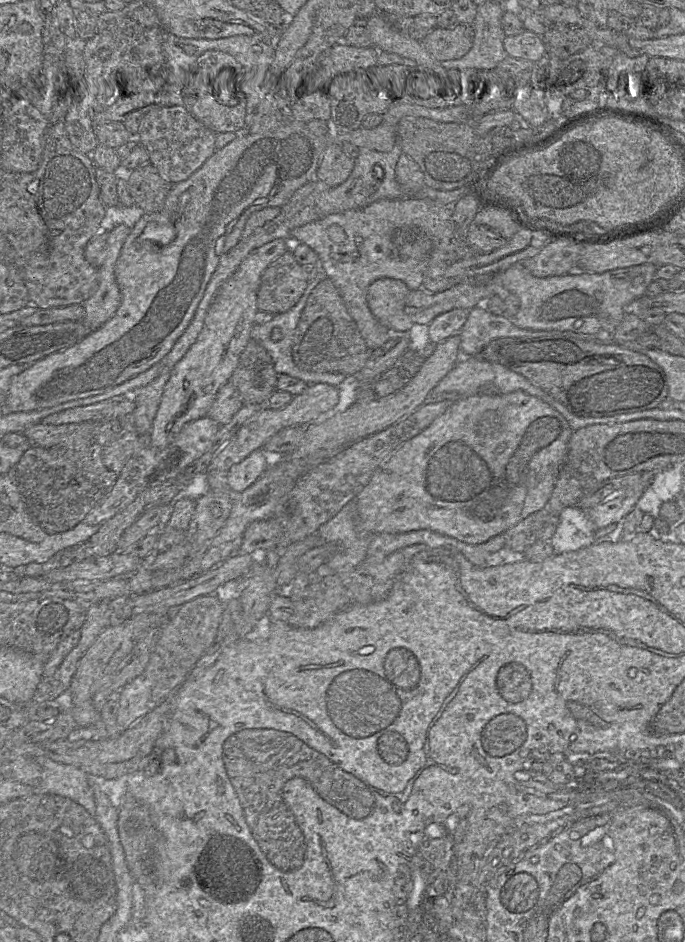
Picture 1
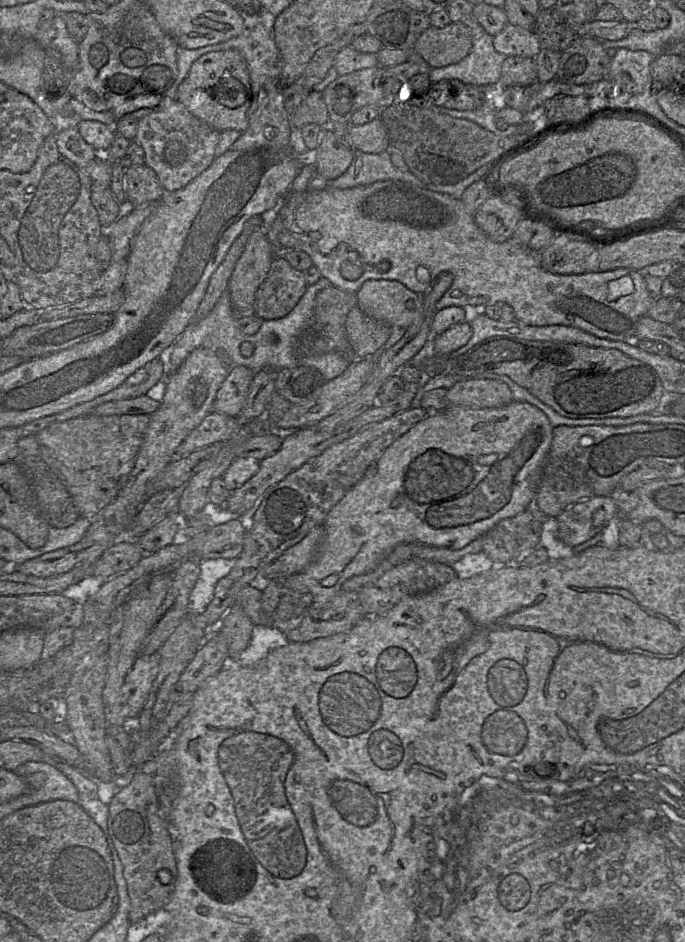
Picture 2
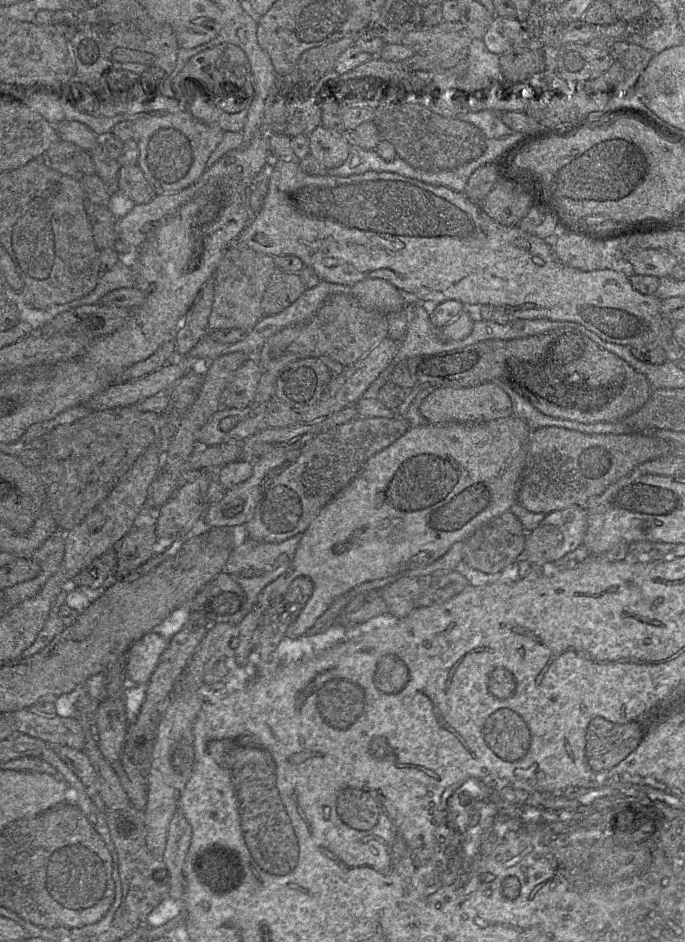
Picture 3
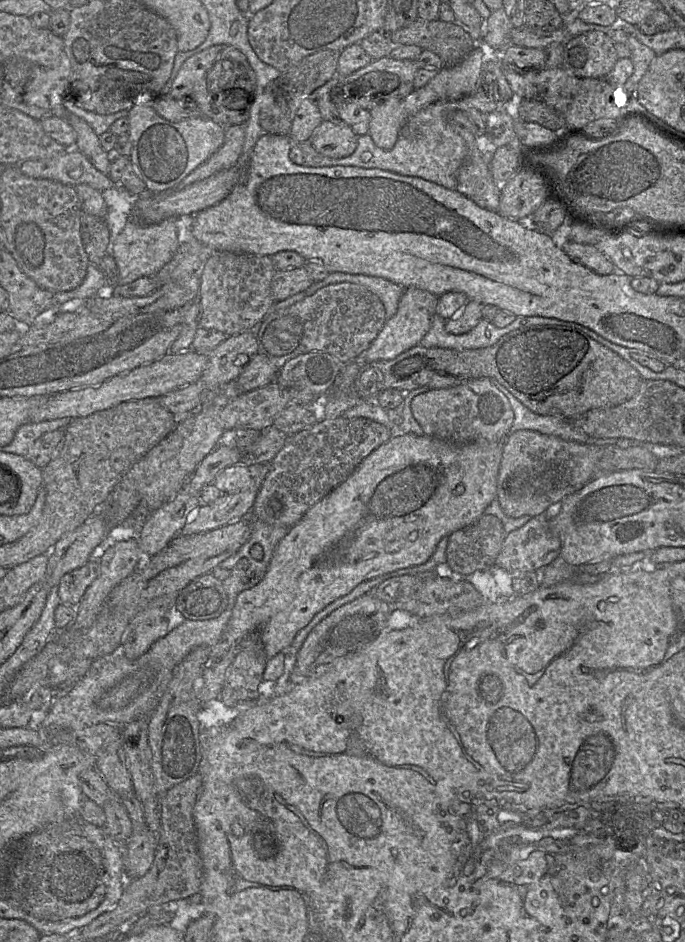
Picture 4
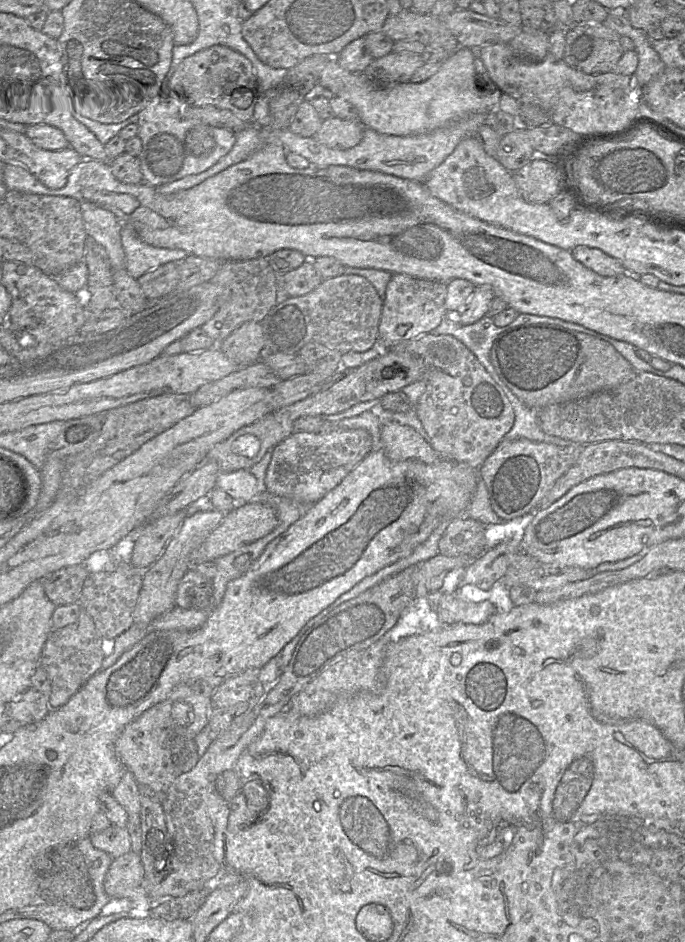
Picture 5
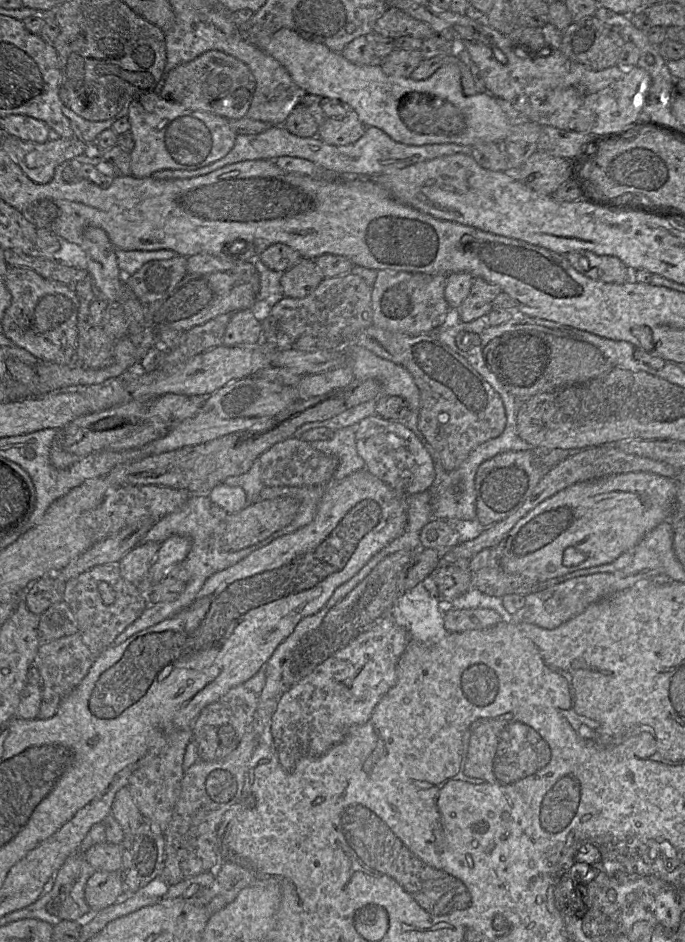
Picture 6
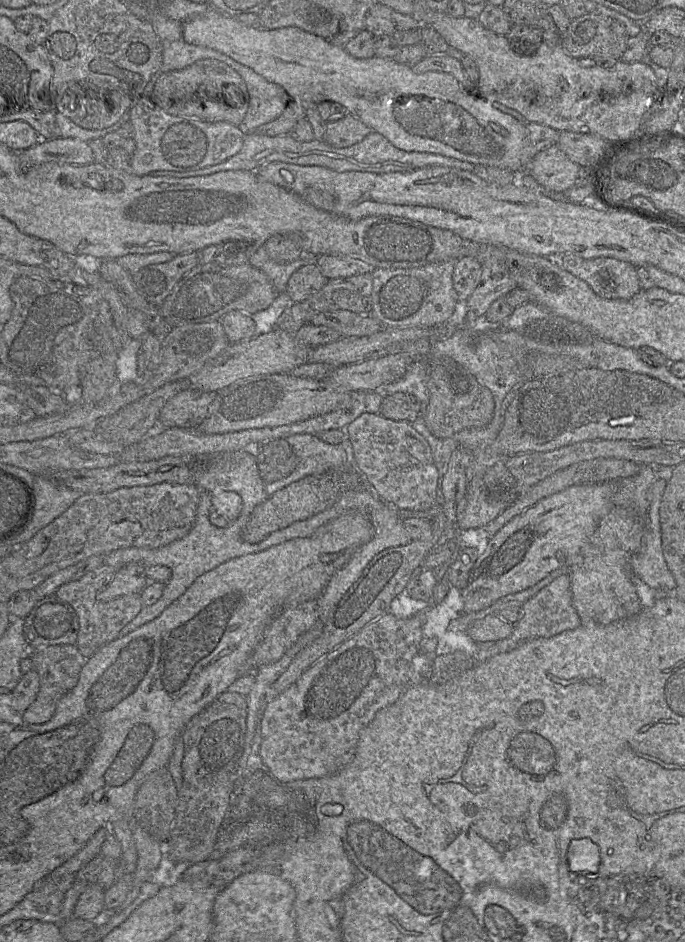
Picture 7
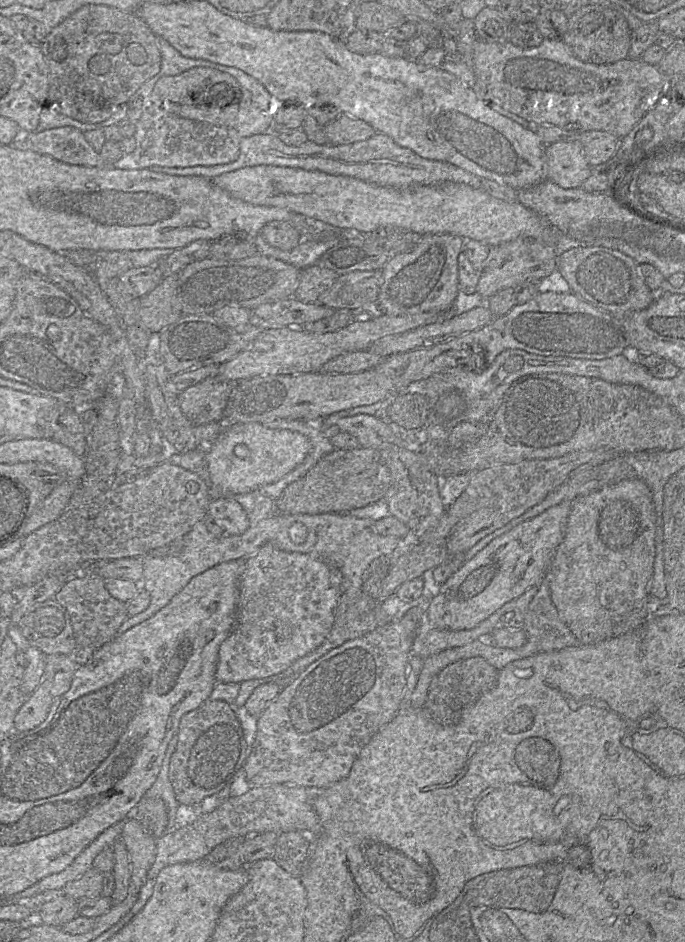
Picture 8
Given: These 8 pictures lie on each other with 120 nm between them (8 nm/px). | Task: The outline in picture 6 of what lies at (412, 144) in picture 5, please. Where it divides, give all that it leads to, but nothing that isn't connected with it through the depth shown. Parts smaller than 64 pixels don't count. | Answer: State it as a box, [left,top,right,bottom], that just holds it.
[150,126,472,180]

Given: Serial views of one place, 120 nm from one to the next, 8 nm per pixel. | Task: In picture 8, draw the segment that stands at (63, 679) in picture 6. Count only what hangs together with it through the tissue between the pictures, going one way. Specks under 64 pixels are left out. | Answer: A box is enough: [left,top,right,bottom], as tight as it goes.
[14,655,78,732]

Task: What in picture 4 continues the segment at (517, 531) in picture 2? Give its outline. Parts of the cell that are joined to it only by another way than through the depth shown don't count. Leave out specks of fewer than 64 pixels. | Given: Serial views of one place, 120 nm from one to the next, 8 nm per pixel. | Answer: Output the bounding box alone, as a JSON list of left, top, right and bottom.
[445,513,506,575]

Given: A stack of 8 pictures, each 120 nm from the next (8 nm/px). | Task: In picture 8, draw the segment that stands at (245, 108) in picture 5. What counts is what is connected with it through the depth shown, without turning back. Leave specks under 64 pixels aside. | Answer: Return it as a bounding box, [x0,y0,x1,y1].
[150,67,241,127]

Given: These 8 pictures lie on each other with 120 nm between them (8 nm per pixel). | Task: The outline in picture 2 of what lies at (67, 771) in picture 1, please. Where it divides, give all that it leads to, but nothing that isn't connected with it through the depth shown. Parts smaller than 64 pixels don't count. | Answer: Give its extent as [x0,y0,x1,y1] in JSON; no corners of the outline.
[10,762,78,810]

